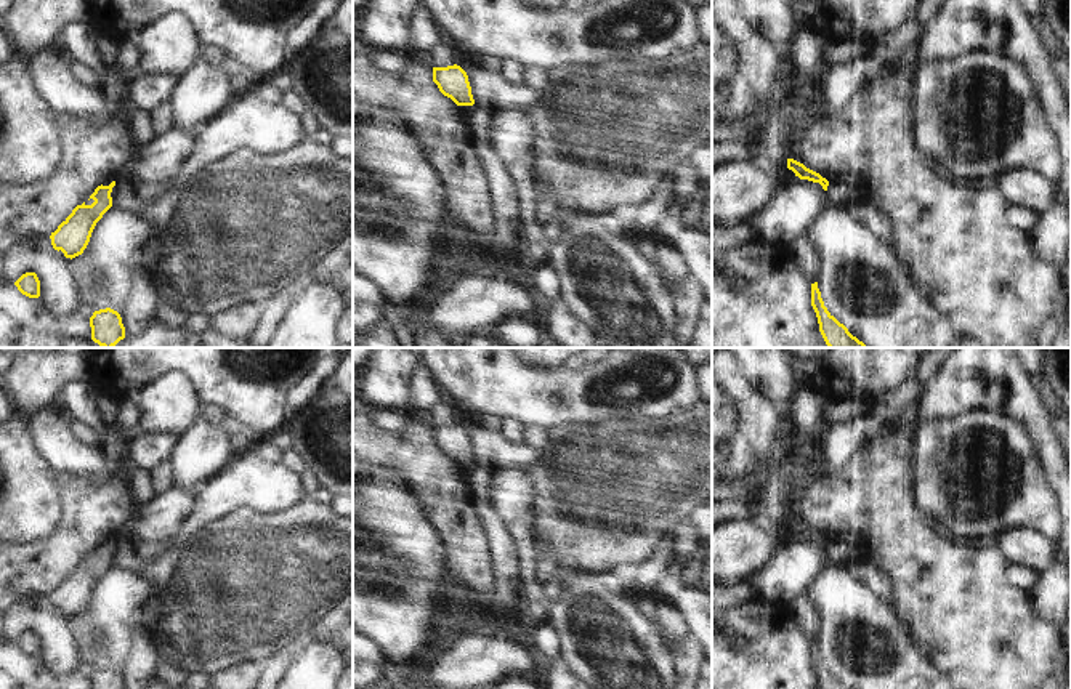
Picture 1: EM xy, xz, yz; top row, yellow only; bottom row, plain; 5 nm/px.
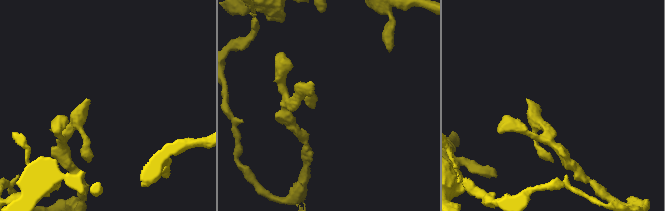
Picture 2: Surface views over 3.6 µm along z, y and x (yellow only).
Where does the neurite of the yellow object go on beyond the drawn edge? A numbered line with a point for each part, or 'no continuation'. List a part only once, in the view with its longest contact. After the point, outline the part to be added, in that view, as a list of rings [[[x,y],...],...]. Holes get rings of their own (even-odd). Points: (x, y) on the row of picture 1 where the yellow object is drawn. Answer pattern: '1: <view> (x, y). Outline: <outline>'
no continuation

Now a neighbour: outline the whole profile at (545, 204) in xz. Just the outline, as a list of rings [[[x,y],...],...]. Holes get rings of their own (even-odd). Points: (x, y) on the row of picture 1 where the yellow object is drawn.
[[[540,186],[537,189],[536,199],[536,220],[539,224],[545,223],[558,208],[558,199],[550,192],[550,189]]]

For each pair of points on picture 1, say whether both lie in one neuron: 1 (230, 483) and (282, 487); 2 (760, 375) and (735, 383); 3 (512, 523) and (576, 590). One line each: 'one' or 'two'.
1: one
2: two
3: two

